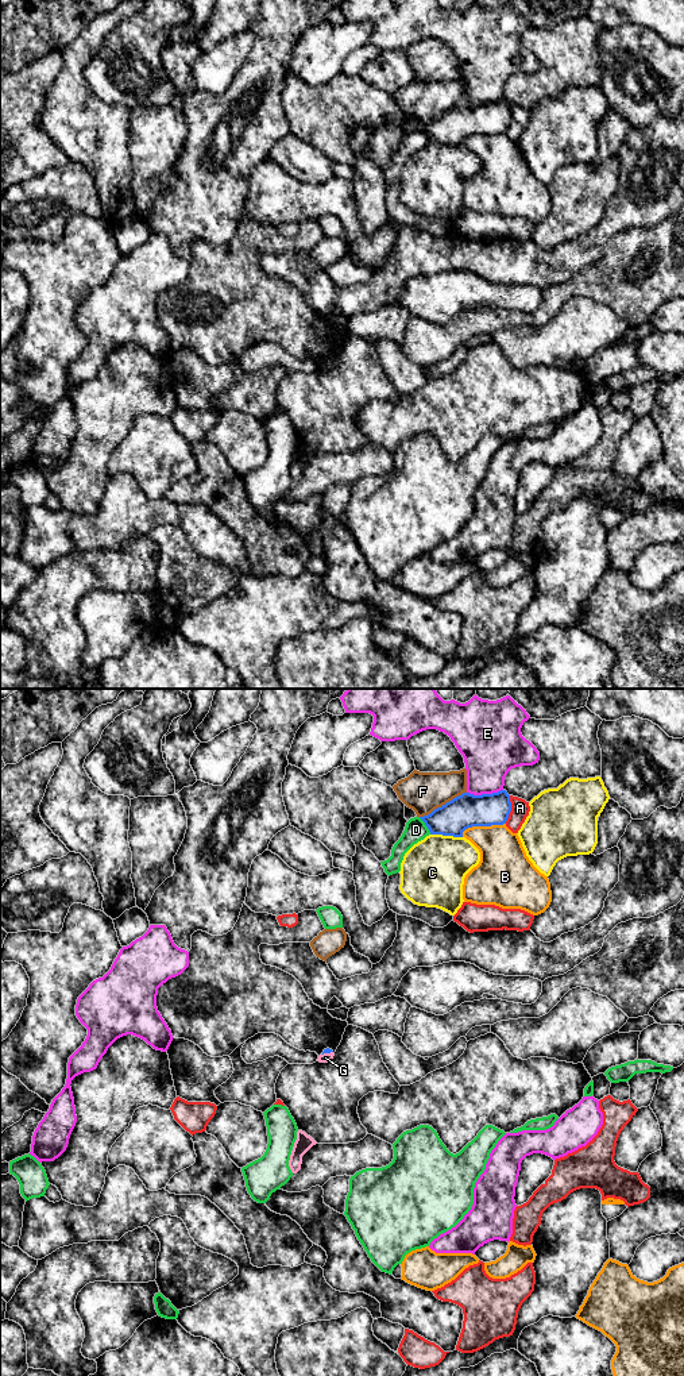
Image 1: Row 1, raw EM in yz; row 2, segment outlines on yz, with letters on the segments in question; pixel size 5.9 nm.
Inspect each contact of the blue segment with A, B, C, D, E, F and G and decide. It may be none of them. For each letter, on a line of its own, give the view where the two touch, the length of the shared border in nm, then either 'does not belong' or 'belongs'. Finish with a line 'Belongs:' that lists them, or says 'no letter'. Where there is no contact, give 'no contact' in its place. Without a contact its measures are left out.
A: yz | 170 nm | does not belong
B: yz | 280 nm | does not belong
C: yz | 190 nm | does not belong
D: yz | 130 nm | does not belong
E: yz | 220 nm | does not belong
F: yz | 320 nm | does not belong
G: yz | 70 nm | does not belong
Belongs: no letter

